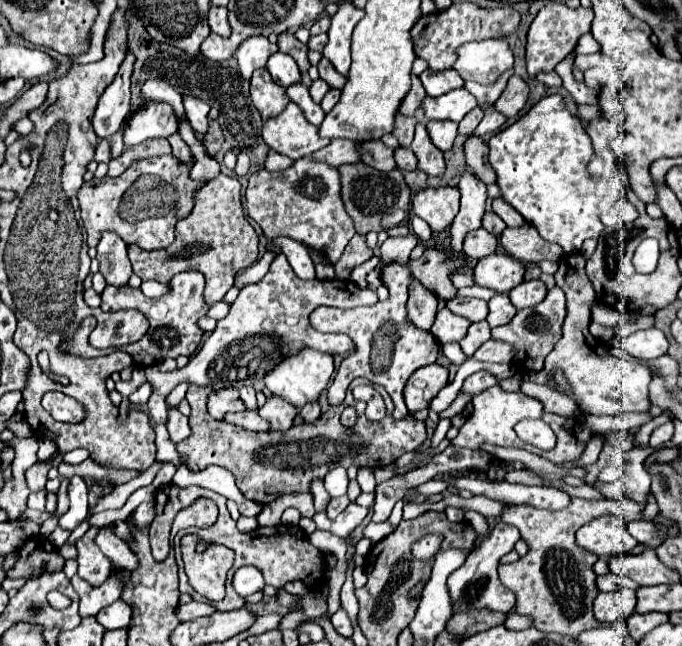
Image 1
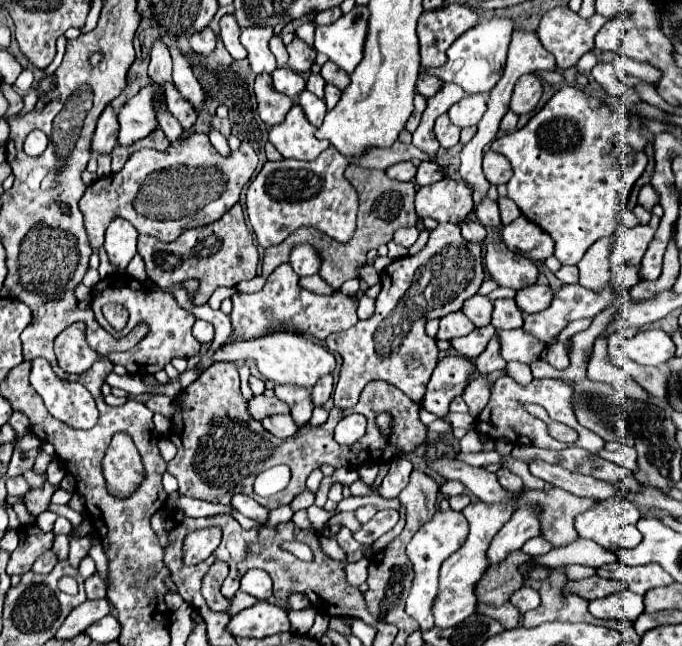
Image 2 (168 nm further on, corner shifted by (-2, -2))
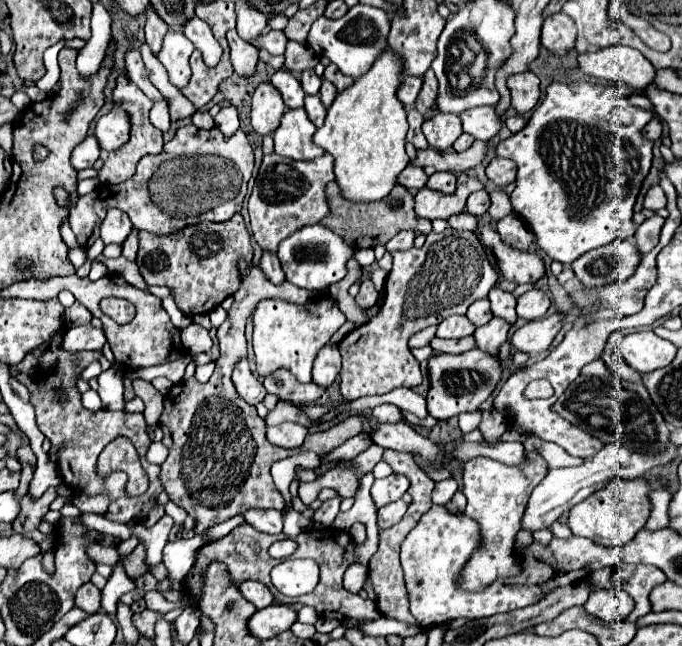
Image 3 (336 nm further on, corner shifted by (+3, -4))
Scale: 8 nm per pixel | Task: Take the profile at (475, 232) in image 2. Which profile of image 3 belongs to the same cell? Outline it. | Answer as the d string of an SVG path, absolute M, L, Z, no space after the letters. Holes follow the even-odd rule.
M459 213L459 215L453 215L449 219L449 225L457 231L475 231L477 229L477 217L469 215L469 213Z

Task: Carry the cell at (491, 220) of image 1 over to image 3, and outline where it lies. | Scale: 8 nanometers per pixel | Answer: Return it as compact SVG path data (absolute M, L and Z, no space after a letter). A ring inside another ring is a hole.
M483 189L483 191L475 191L475 193L471 193L469 195L469 199L467 199L467 211L471 213L471 215L483 215L483 213L487 213L487 209L489 209L489 193Z

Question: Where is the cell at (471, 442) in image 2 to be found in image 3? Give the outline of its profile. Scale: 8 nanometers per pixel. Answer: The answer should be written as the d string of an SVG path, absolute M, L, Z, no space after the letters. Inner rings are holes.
M525 451L525 459L519 465L505 465L487 457L475 457L463 465L463 493L467 497L465 513L481 525L483 547L469 559L467 567L459 575L459 583L469 591L479 591L493 583L499 575L513 575L519 565L513 559L515 535L521 529L521 519L535 485L539 485L549 471L547 461L539 451Z

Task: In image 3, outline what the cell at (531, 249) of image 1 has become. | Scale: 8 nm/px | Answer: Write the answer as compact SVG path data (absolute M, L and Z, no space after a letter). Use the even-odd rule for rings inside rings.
M509 213L509 215L503 217L503 219L499 219L497 231L499 231L503 243L505 243L505 245L511 245L511 247L515 247L515 249L527 251L527 249L531 249L531 245L533 245L533 231L529 229L529 225L527 225L523 219L519 219L519 217L513 215L513 213Z

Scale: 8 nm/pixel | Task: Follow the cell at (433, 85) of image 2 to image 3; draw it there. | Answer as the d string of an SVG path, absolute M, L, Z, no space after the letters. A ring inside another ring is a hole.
M403 77L399 89L397 89L397 99L409 107L415 103L417 95L419 95L419 87L421 87L421 77Z

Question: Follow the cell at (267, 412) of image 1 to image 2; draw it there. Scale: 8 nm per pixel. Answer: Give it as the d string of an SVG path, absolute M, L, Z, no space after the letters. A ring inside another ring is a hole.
M276 385L276 397L290 407L290 415L296 425L306 425L314 409L308 389L296 389L292 385Z

